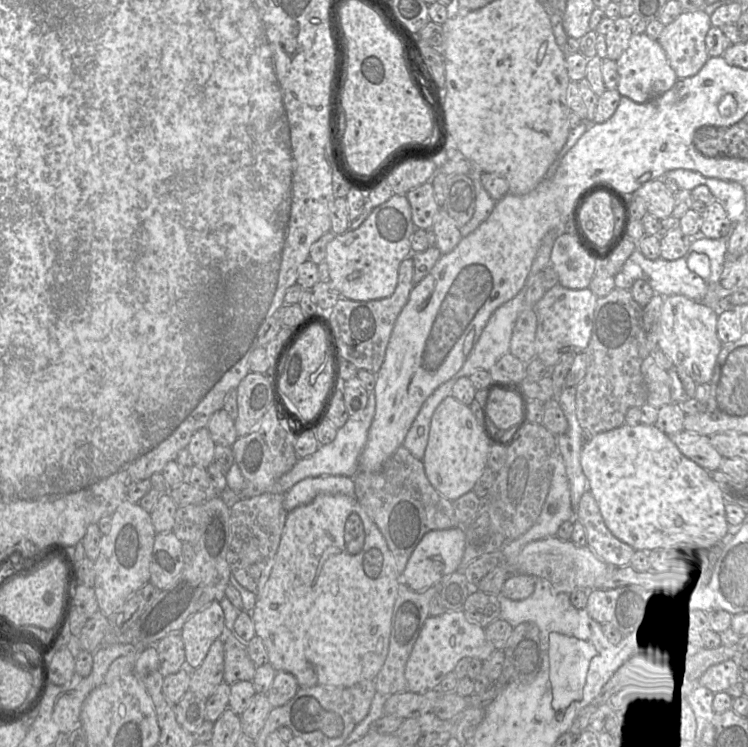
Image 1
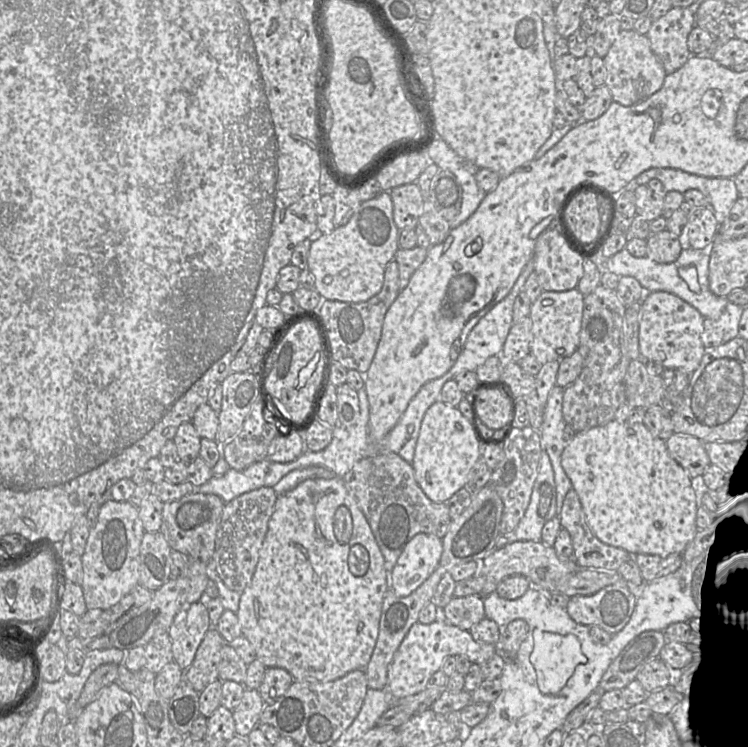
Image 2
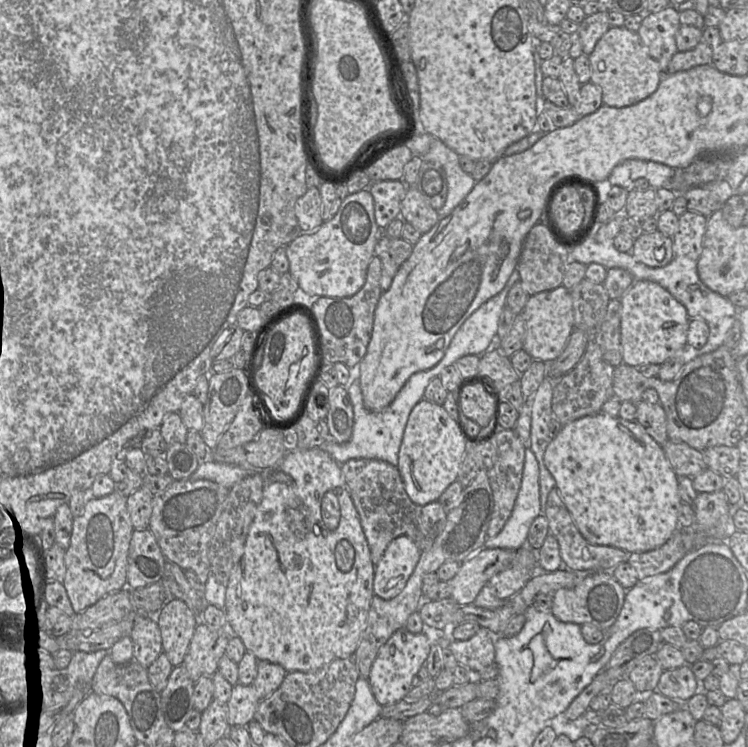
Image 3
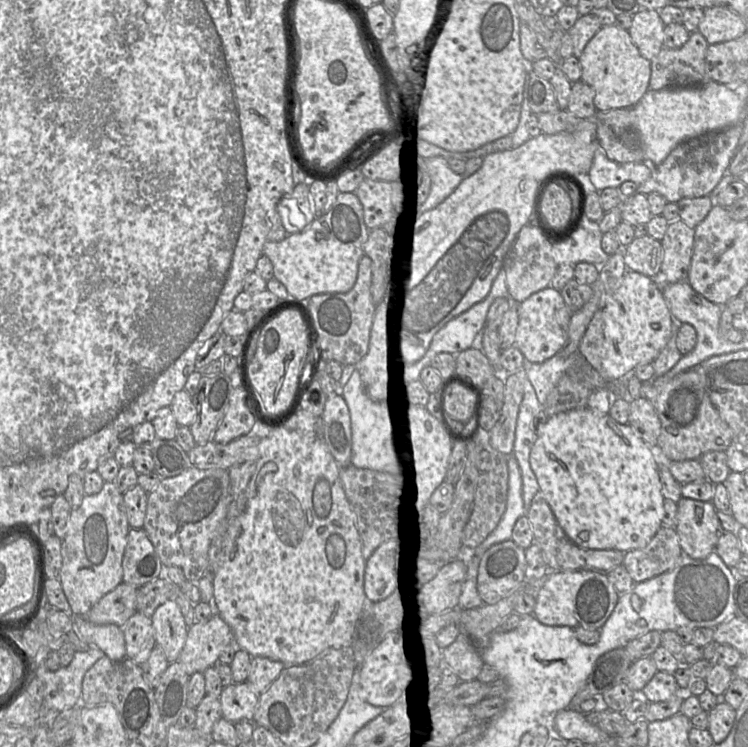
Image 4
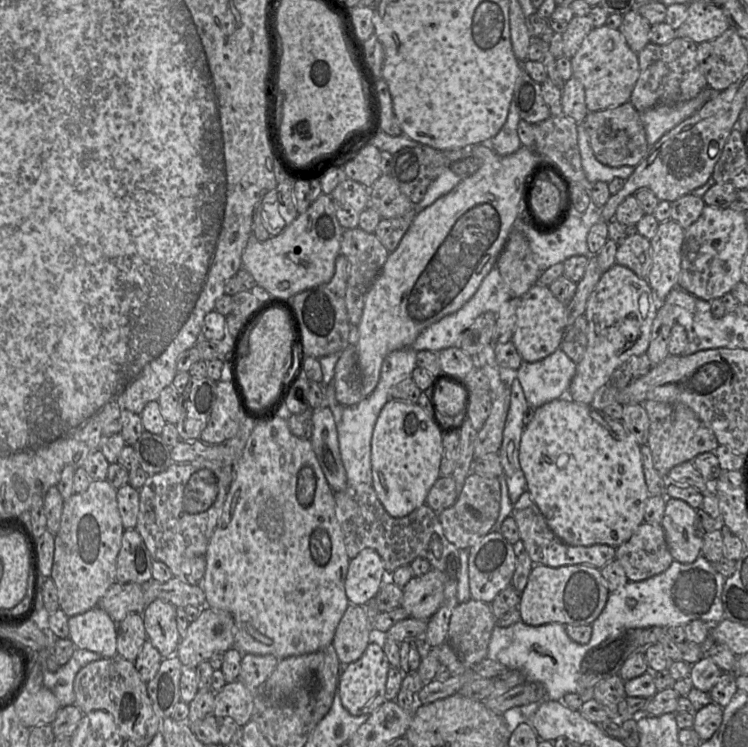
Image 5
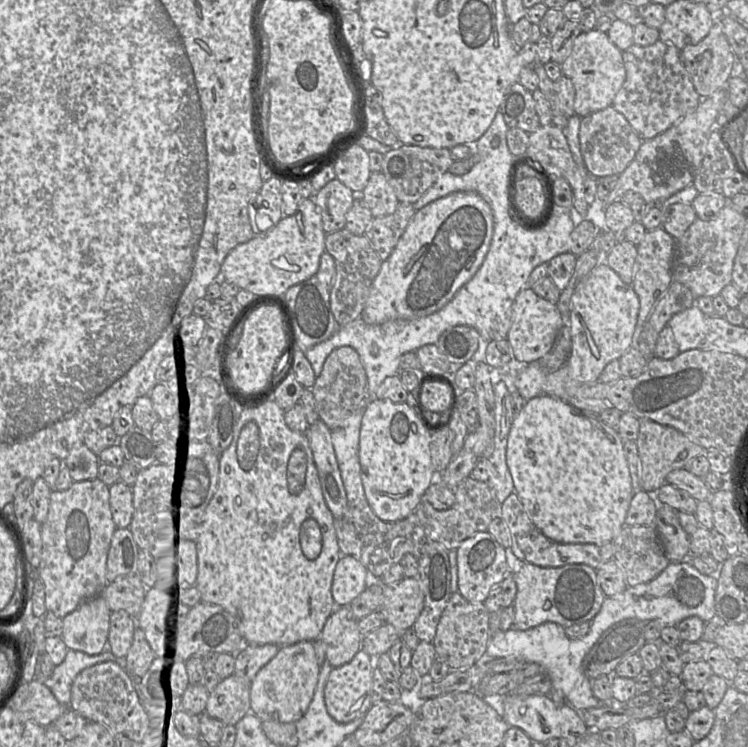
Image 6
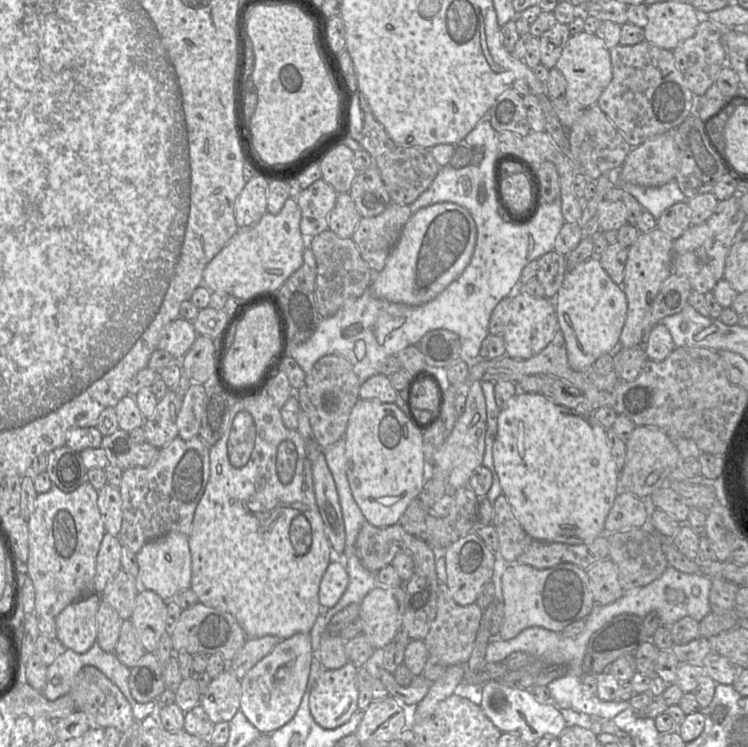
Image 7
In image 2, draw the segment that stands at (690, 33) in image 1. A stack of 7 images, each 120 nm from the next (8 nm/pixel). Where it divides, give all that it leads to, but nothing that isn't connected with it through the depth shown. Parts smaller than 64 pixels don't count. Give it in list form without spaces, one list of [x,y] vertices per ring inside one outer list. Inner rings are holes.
[[[674,7],[655,20],[648,33],[651,49],[667,74],[680,69],[692,56],[687,40],[696,27],[694,7]]]

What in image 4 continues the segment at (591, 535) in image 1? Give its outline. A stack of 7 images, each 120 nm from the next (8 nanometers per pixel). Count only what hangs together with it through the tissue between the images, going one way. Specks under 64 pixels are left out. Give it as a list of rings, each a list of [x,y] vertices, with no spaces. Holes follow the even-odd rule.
[[[538,492],[526,510],[525,516],[528,518],[533,534],[534,543],[541,548],[545,562],[550,571],[596,571],[607,573],[616,566],[623,564],[624,554],[614,549],[584,549],[572,542],[565,534],[557,522],[555,515],[543,498],[541,492]]]

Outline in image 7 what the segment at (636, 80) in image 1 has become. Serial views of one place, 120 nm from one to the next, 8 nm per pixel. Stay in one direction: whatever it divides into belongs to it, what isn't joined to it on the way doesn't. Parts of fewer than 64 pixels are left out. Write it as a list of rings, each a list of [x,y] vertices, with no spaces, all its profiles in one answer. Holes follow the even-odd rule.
[[[581,32],[567,41],[555,68],[566,80],[565,100],[576,109],[587,109],[595,105],[612,80],[612,65],[609,49],[595,34]]]

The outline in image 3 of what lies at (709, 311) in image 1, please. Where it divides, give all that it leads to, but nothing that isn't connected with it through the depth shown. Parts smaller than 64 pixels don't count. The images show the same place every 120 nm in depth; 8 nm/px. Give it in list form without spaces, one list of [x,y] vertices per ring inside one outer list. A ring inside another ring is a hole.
[[[635,280],[619,299],[621,303],[621,347],[623,364],[640,367],[661,365],[666,360],[687,355],[687,334],[691,318],[685,306],[656,282]]]

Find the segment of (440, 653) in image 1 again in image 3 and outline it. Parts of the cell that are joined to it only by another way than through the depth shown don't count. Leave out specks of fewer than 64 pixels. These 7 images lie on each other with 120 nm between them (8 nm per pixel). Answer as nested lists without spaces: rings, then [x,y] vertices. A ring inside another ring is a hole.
[[[405,628],[396,631],[380,648],[370,670],[368,682],[377,702],[382,706],[393,705],[406,698],[413,688],[412,681],[425,663],[432,646],[451,630],[428,630],[413,634]],[[485,628],[464,641],[451,641],[450,650],[458,665],[464,665],[475,675],[495,662],[494,636]]]

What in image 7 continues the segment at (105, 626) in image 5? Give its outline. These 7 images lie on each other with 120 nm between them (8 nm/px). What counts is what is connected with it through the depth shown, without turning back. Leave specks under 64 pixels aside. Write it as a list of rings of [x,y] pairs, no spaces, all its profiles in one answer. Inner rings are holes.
[[[88,594],[65,607],[55,618],[56,637],[76,653],[86,653],[97,641],[100,594]]]

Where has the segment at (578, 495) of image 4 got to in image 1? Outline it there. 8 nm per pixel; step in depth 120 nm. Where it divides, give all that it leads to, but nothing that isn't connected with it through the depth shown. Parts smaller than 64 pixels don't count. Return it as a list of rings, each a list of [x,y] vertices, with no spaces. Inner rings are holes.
[[[655,425],[622,426],[586,439],[580,462],[604,522],[620,541],[641,551],[666,551],[682,558],[709,552],[729,531],[725,500],[711,473],[683,455]]]

